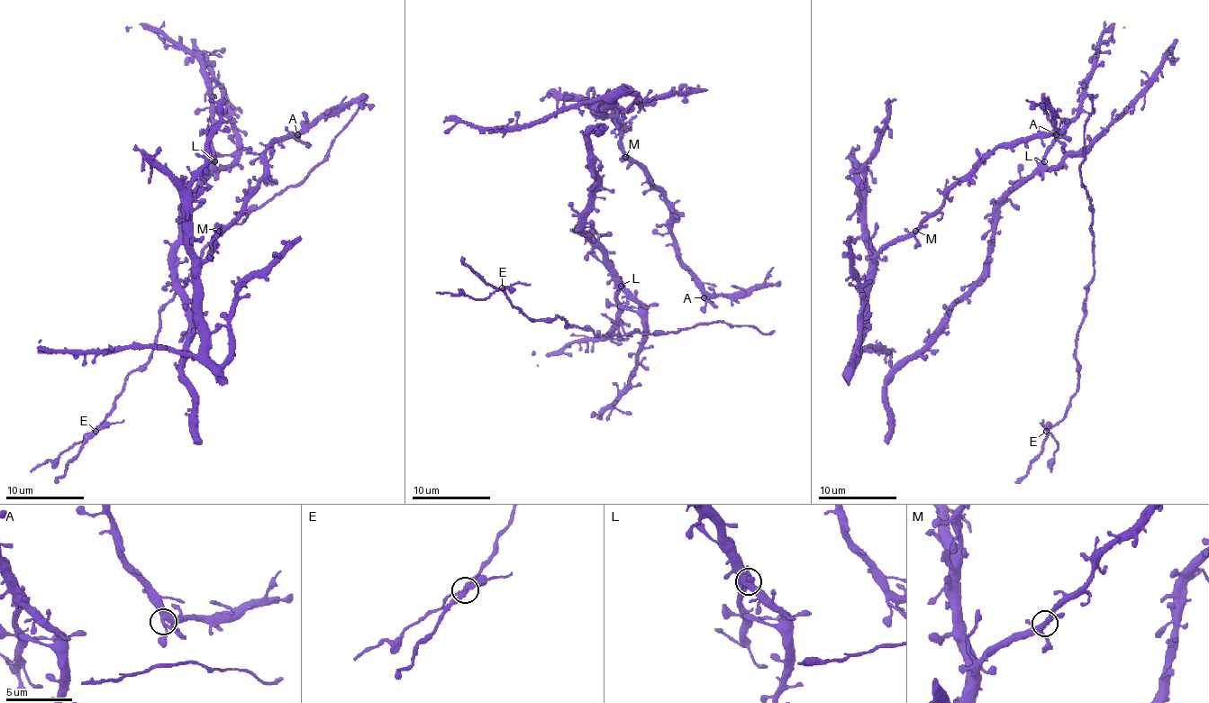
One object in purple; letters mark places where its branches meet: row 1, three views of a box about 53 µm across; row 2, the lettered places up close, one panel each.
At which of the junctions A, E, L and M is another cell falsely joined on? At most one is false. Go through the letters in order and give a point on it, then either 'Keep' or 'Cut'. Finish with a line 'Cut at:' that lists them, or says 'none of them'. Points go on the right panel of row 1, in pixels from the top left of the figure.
A: Place: (1056, 134). Keep
E: Place: (1046, 431). Cut
L: Place: (1044, 161). Keep
M: Place: (915, 231). Keep
Cut at: E

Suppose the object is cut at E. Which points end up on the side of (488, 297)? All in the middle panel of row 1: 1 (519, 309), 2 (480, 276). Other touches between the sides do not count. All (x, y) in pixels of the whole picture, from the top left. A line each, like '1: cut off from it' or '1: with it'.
1: cut off from it
2: cut off from it

